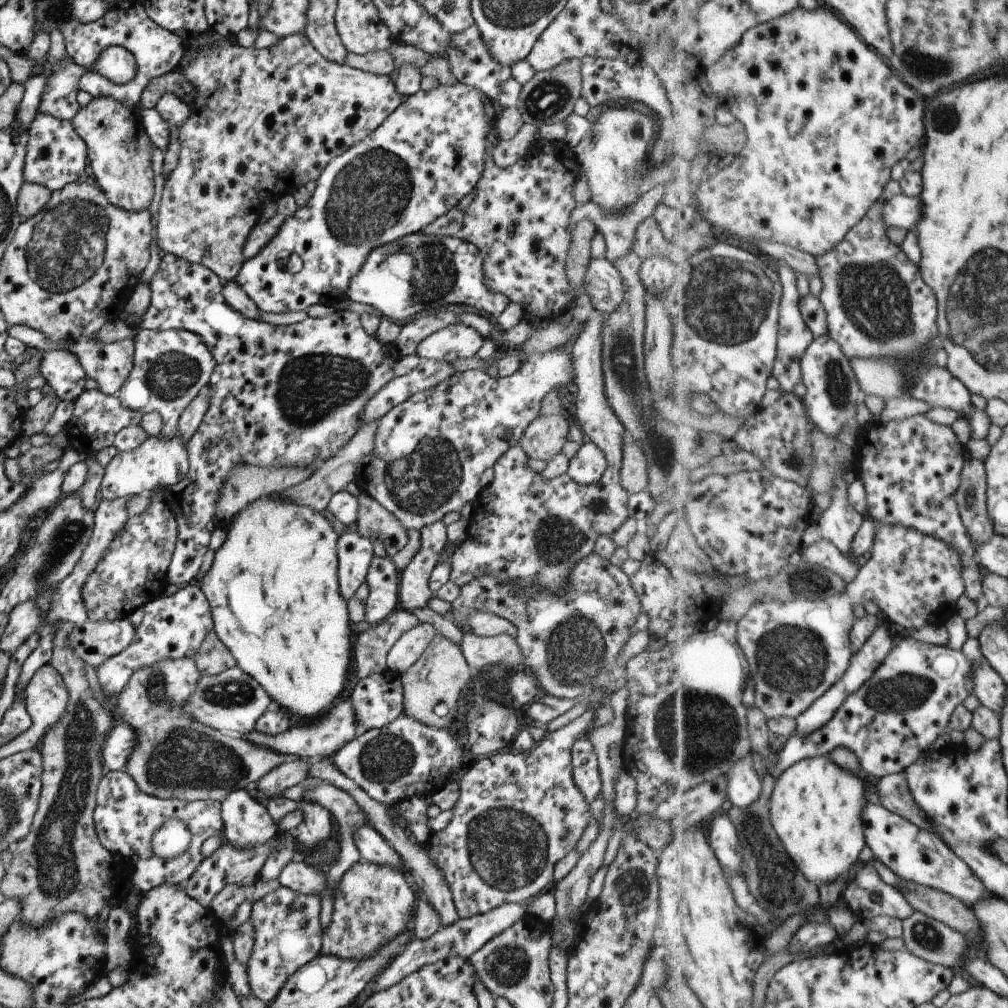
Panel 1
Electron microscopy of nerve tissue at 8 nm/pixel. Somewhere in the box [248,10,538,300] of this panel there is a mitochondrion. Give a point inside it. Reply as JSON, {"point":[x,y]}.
{"point":[368,196]}

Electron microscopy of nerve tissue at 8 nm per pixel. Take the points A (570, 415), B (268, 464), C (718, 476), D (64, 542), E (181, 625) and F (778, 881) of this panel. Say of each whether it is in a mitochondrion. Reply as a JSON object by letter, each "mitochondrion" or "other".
{"A":"other","B":"other","C":"other","D":"mitochondrion","E":"other","F":"mitochondrion"}

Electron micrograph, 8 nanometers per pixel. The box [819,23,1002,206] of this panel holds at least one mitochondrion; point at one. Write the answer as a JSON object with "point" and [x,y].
{"point":[927,67]}

